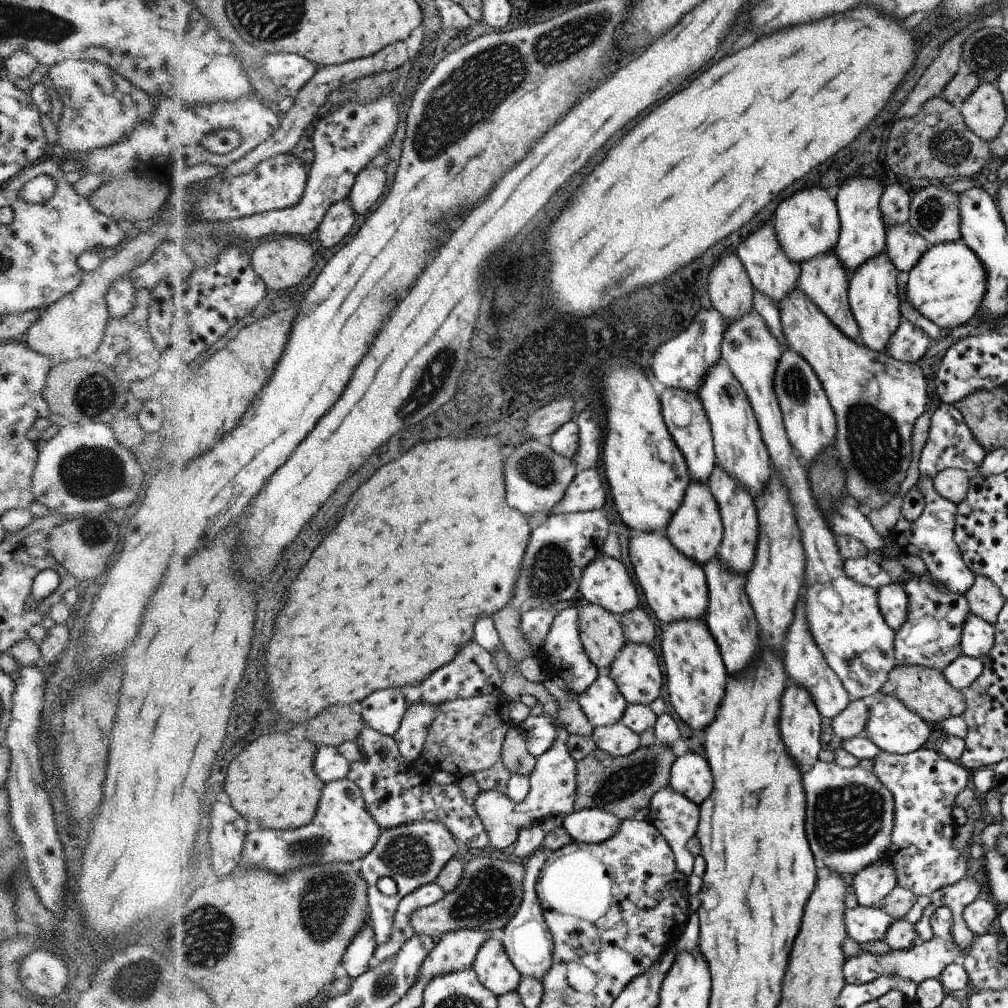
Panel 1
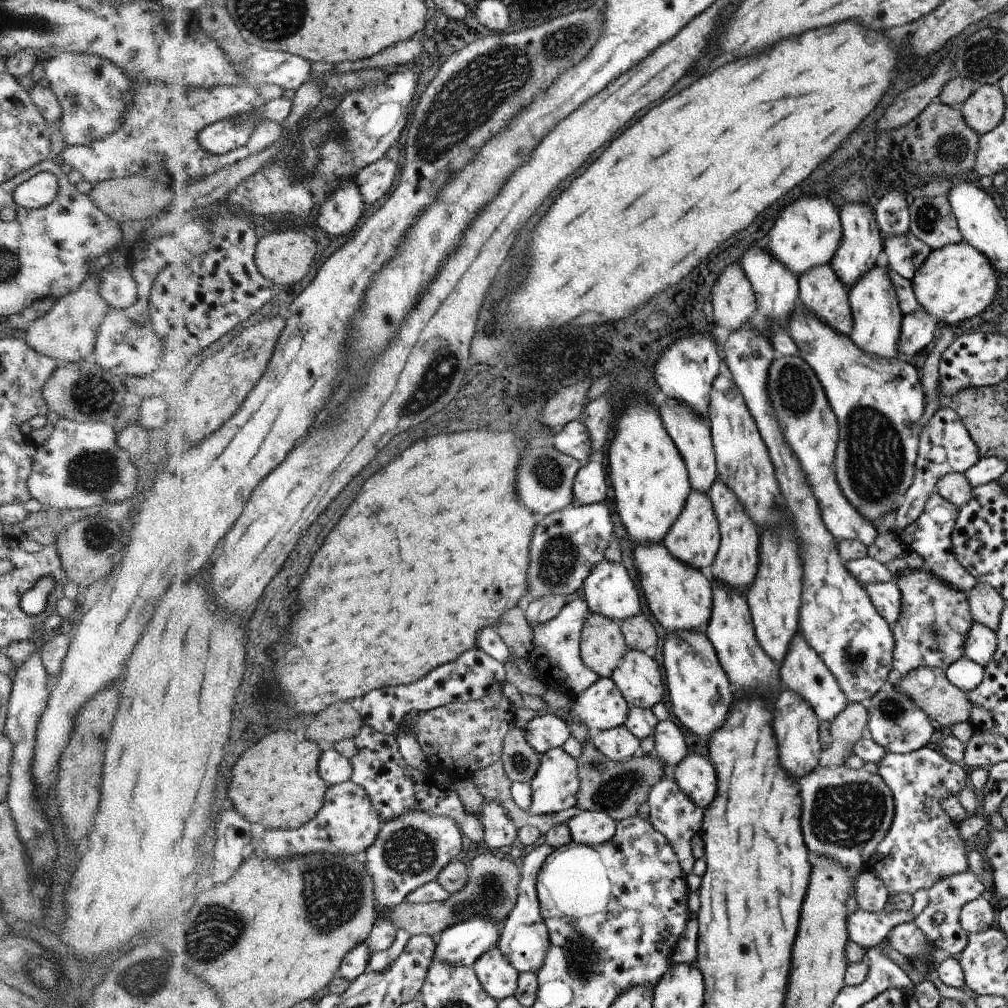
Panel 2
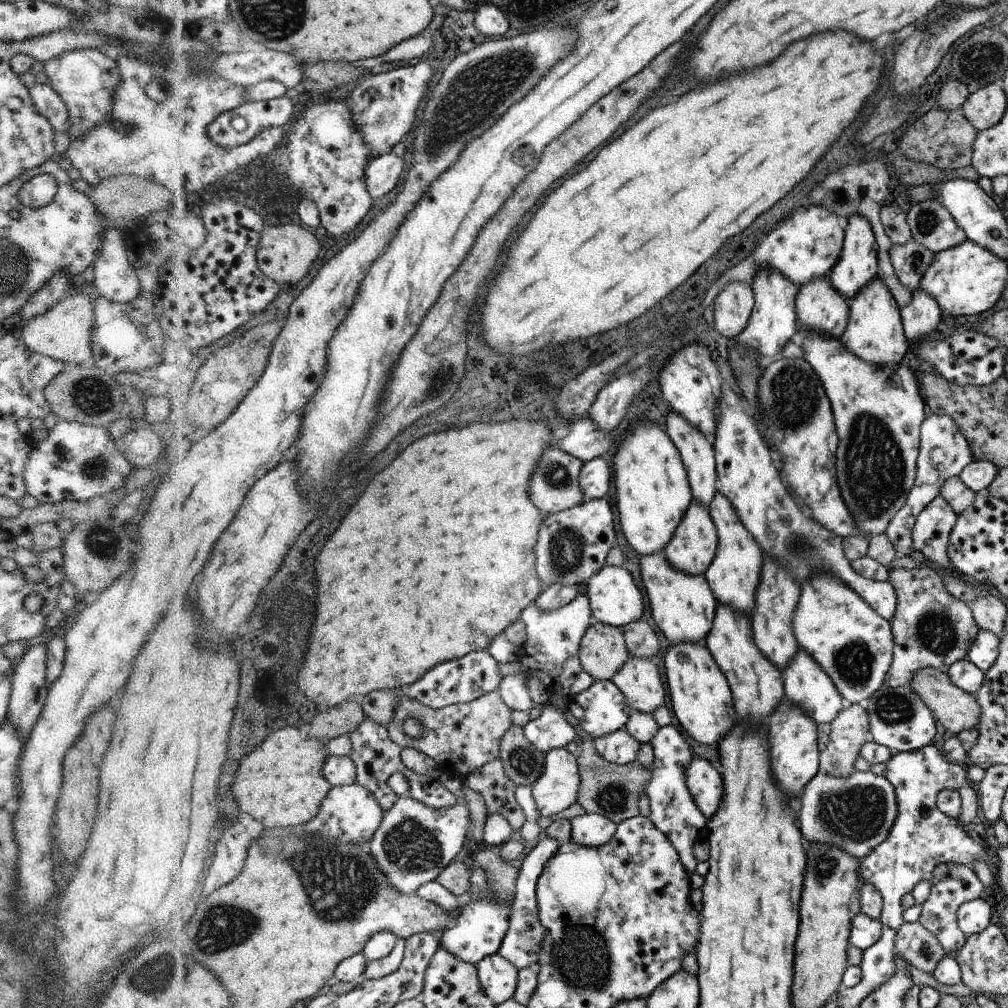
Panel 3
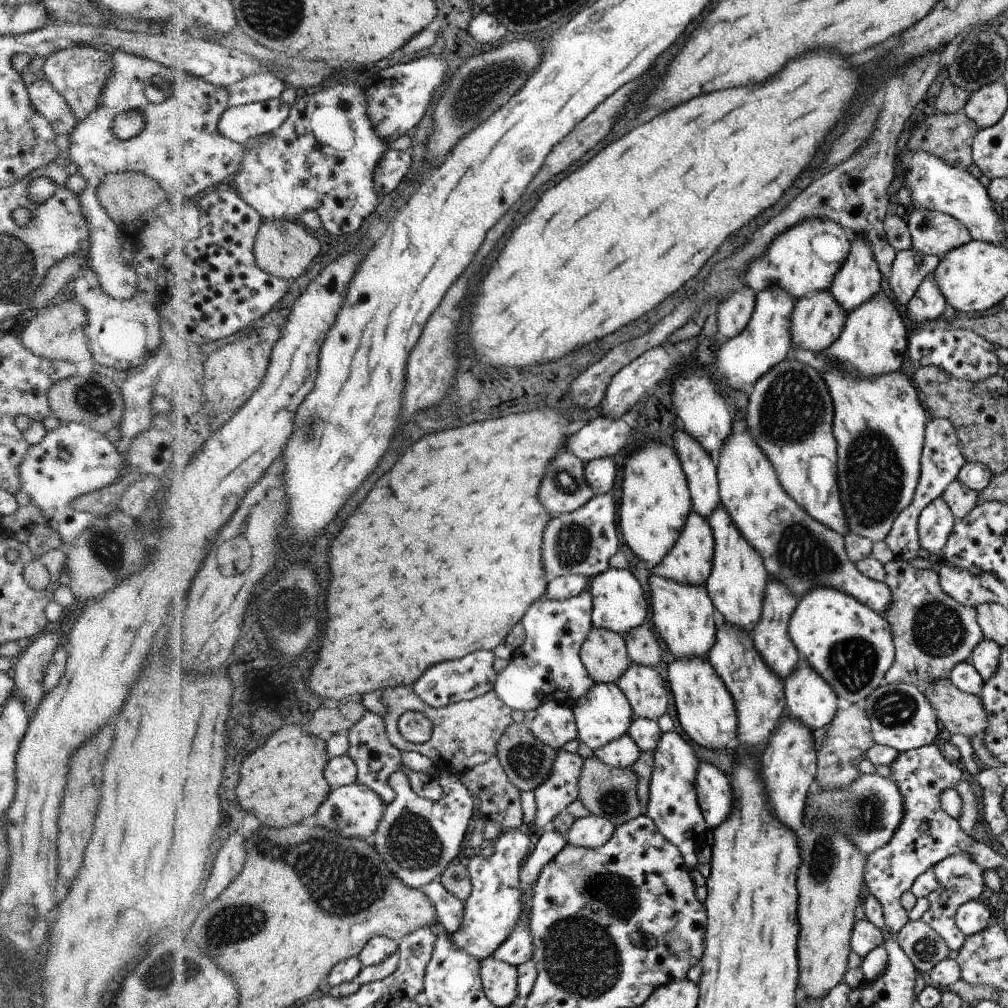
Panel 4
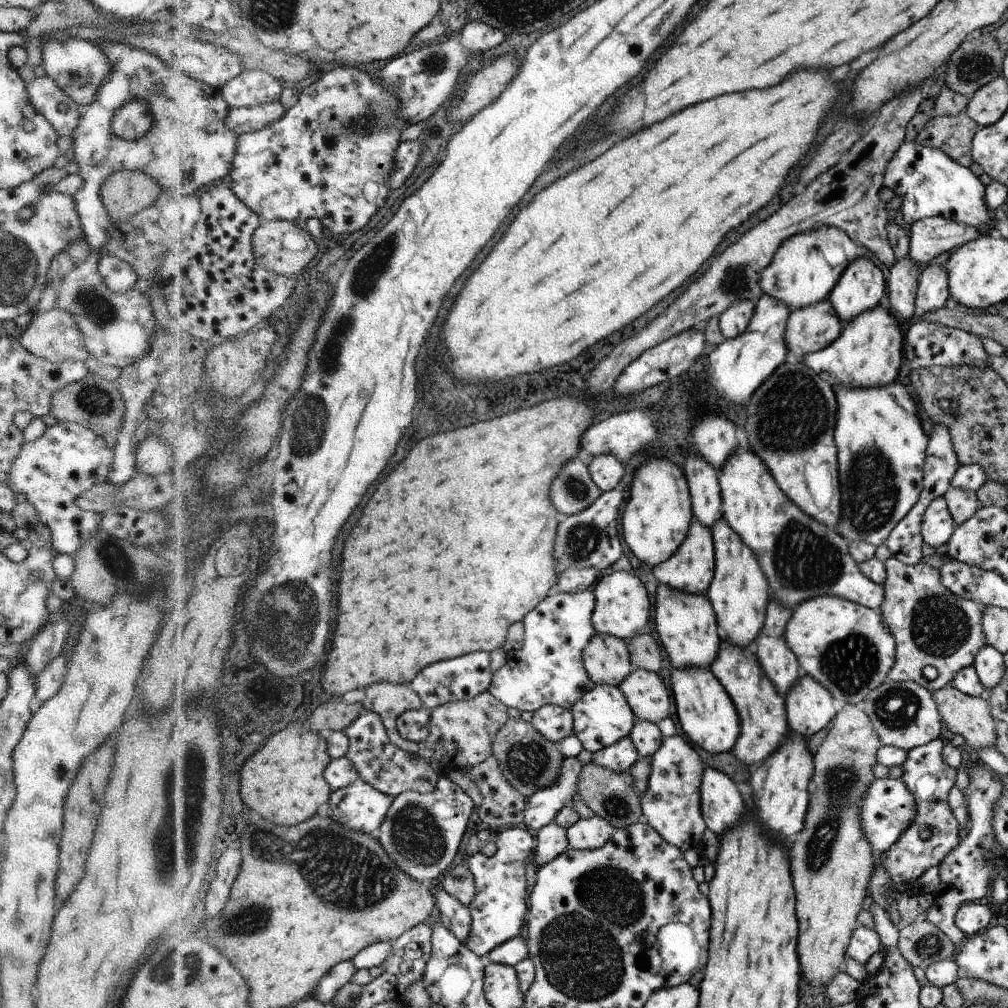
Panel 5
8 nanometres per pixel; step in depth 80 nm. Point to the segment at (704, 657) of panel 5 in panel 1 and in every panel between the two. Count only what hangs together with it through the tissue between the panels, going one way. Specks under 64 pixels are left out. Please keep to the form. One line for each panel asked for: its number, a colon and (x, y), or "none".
1: (675, 587)
2: (680, 596)
3: (683, 606)
4: (685, 615)

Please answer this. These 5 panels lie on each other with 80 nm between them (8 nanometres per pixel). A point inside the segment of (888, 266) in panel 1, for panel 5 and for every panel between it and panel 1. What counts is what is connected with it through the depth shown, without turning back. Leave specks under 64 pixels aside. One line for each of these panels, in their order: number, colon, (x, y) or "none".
2: (876, 311)
3: (875, 333)
4: (874, 342)
5: (868, 353)

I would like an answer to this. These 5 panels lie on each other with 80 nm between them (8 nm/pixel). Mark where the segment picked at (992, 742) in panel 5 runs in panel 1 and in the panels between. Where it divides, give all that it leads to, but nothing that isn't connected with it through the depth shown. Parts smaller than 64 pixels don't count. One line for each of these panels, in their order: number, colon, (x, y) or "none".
1: (926, 691)
2: (929, 687)
3: (954, 708)
4: (960, 712)

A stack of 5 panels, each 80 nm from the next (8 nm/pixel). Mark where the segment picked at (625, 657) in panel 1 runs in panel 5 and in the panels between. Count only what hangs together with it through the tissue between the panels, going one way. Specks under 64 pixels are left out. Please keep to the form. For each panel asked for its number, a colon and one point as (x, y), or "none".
2: (638, 676)
3: (639, 679)
4: (644, 688)
5: (647, 695)

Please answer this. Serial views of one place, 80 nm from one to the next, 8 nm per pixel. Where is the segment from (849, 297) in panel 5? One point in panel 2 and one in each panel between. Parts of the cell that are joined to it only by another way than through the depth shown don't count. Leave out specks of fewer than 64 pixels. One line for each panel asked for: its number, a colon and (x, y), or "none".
2: (862, 244)
3: (858, 264)
4: (859, 278)

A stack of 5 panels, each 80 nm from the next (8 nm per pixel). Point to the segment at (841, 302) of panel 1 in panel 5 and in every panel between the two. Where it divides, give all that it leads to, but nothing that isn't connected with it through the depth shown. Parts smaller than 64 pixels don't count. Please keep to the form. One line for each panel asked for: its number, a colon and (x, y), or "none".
2: (821, 290)
3: (822, 309)
4: (817, 320)
5: (810, 329)

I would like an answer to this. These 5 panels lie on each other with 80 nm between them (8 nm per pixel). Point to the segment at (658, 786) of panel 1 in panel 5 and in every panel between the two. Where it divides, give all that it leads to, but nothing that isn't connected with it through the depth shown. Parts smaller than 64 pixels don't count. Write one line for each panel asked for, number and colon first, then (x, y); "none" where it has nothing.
2: (618, 788)
3: (612, 790)
4: (609, 792)
5: (605, 792)

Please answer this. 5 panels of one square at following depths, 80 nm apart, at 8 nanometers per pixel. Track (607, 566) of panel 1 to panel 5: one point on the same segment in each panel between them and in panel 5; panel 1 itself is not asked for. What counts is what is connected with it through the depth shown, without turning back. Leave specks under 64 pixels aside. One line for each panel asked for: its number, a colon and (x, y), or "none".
2: (609, 591)
3: (615, 599)
4: (619, 604)
5: (623, 607)

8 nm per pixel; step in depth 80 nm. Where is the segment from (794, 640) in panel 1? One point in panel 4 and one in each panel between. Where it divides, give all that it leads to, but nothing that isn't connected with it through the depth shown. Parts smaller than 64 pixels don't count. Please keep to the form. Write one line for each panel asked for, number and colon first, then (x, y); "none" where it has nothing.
2: (802, 671)
3: (807, 685)
4: (809, 697)

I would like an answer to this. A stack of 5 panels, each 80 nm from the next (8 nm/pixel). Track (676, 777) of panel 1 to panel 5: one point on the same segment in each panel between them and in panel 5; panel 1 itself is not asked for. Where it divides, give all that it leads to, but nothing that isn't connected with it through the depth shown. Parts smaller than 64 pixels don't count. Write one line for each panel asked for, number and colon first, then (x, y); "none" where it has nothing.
2: (694, 774)
3: (704, 782)
4: (713, 790)
5: (723, 807)

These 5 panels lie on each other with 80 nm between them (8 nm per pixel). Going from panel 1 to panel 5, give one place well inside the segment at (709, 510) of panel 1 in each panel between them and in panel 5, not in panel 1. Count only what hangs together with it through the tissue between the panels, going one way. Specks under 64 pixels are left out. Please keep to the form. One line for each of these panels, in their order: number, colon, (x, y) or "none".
2: (696, 539)
3: (693, 551)
4: (691, 561)
5: (690, 569)

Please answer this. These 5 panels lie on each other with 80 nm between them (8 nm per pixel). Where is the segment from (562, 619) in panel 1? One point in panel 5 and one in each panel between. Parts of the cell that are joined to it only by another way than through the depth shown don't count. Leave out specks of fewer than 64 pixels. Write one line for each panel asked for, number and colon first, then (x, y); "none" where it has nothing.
2: (556, 650)
3: (552, 642)
4: (549, 661)
5: (548, 670)

